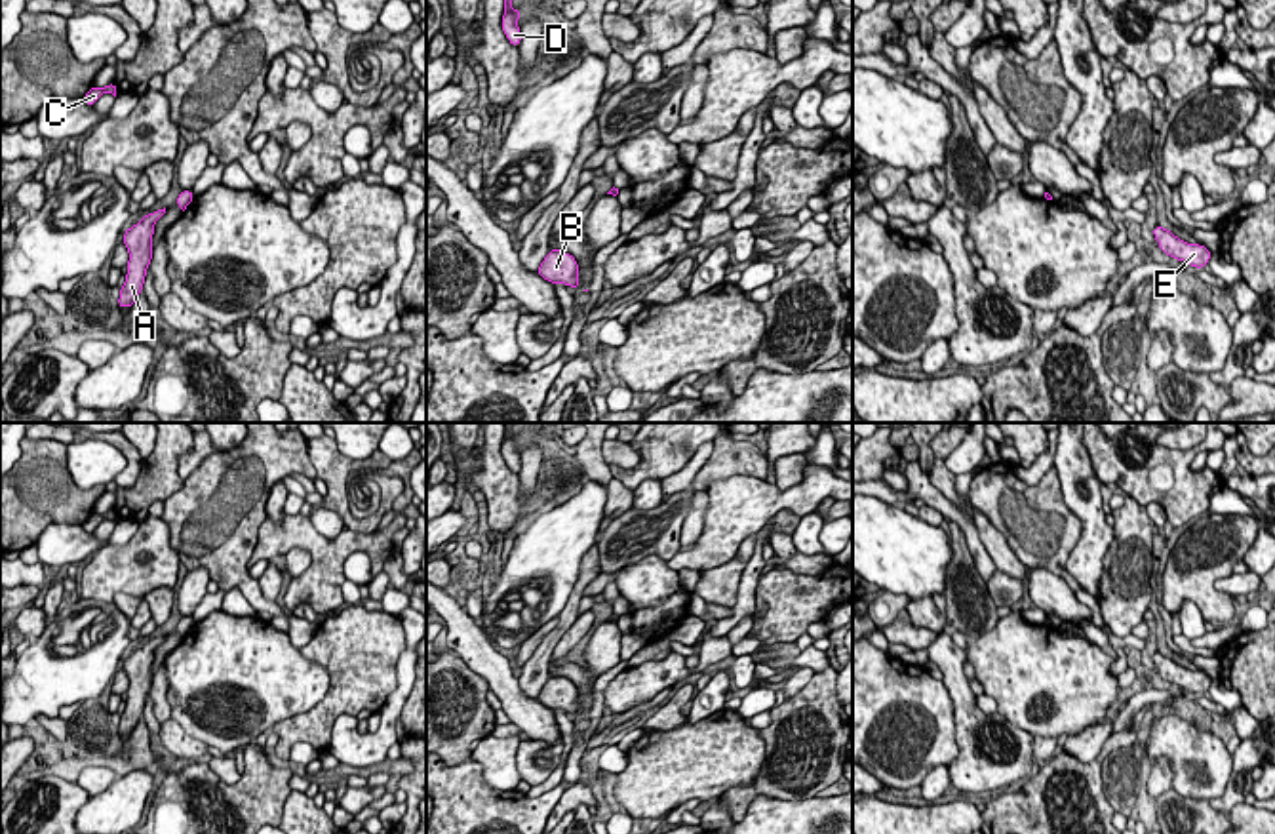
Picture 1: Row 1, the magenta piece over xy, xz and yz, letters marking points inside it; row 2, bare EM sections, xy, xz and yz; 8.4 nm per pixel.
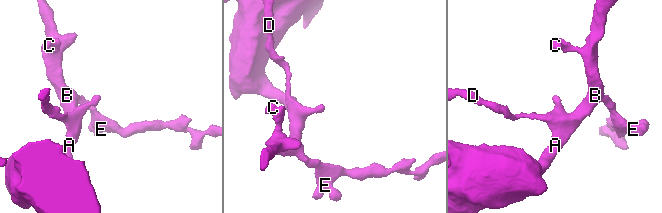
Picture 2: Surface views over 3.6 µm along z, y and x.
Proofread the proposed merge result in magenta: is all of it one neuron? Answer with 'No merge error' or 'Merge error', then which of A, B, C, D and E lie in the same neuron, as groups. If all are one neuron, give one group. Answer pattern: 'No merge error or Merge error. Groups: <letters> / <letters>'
No merge error. Groups: A B C D E

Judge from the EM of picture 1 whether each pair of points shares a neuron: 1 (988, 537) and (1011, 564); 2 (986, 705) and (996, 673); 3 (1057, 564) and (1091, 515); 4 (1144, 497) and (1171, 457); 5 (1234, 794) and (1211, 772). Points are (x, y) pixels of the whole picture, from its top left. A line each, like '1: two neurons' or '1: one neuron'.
1: one neuron
2: two neurons
3: two neurons
4: one neuron
5: two neurons

